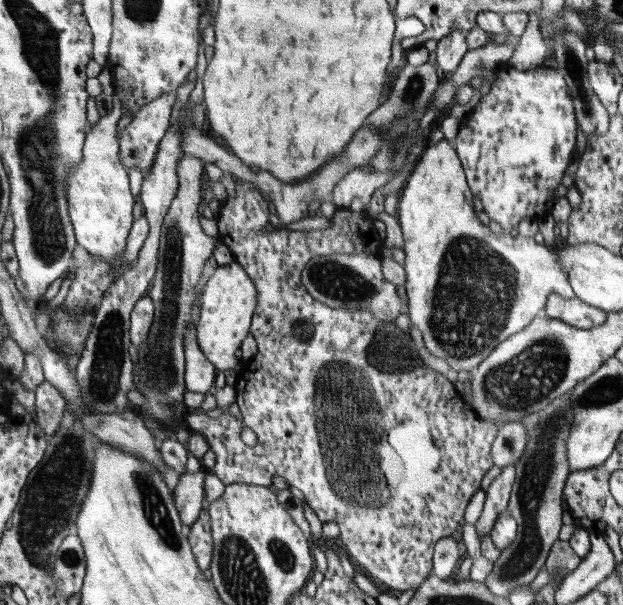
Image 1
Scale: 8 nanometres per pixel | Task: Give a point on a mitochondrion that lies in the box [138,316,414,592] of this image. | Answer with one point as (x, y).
(283, 556)

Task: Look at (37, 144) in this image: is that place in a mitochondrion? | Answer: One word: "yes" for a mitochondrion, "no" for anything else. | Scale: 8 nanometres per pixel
yes

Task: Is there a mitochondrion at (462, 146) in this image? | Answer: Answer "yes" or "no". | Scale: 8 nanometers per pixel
no

